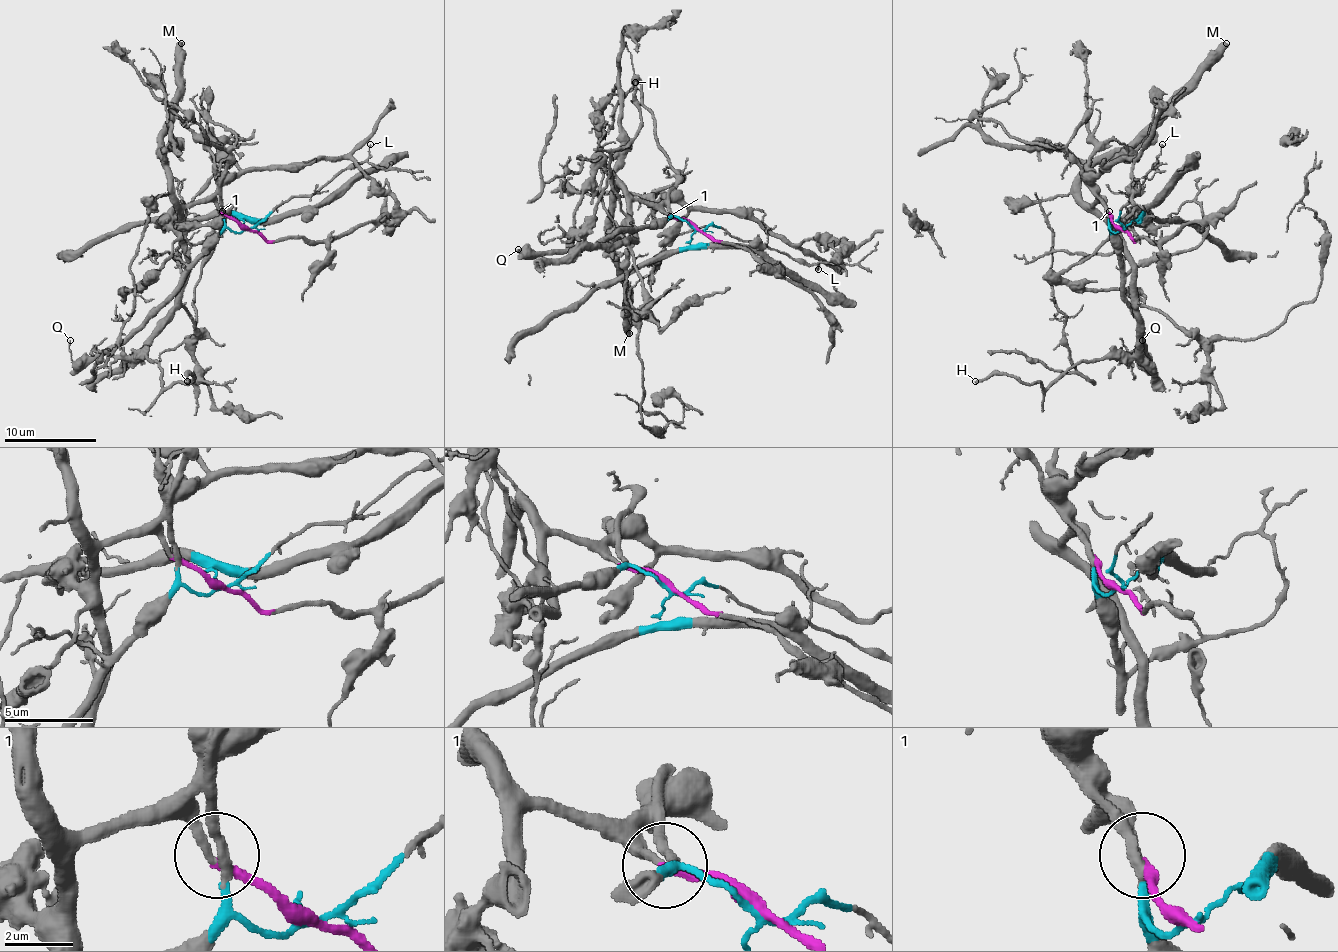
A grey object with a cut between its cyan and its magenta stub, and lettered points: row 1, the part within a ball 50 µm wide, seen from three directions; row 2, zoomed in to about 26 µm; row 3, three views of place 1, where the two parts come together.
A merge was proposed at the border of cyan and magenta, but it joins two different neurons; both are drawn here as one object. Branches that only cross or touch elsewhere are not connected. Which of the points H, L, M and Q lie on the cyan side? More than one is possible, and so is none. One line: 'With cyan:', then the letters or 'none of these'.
With cyan: L, Q

